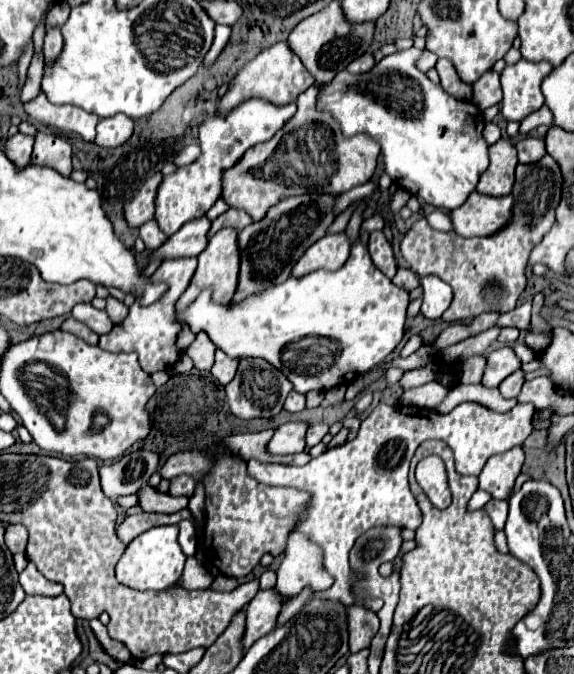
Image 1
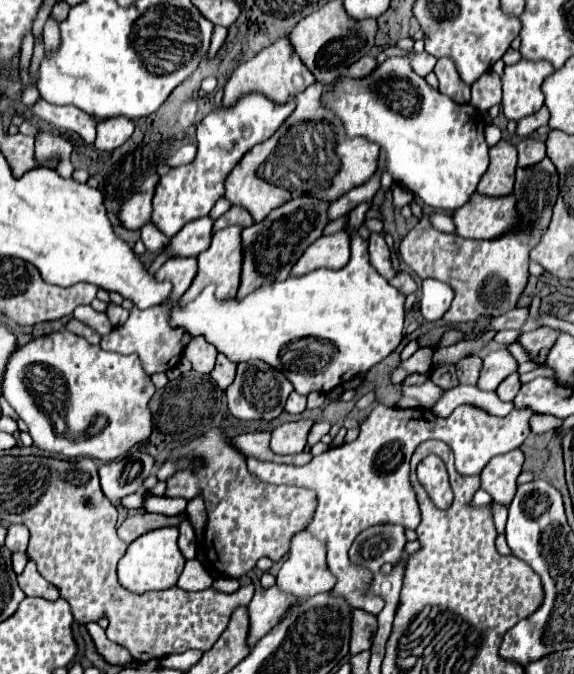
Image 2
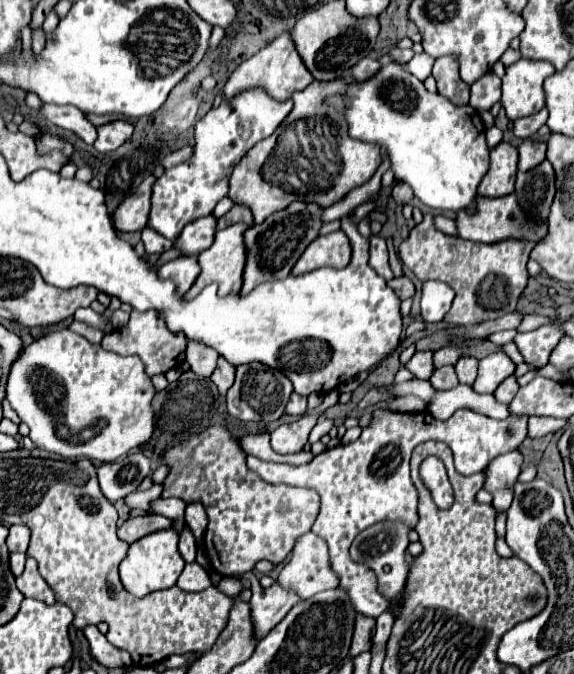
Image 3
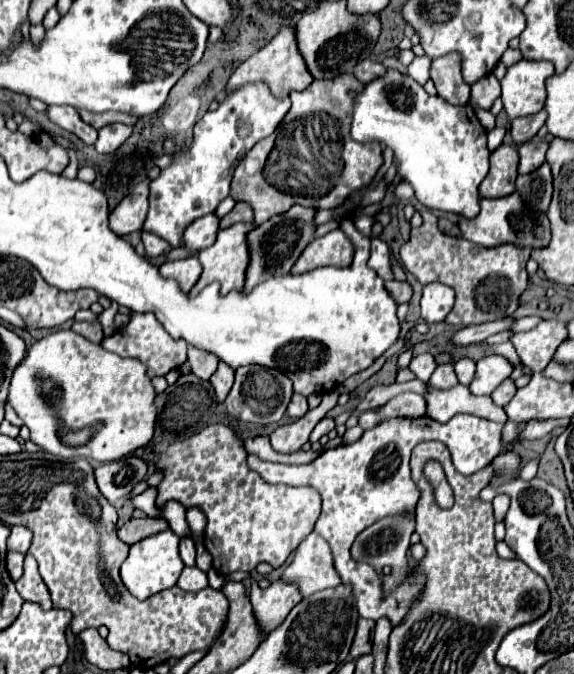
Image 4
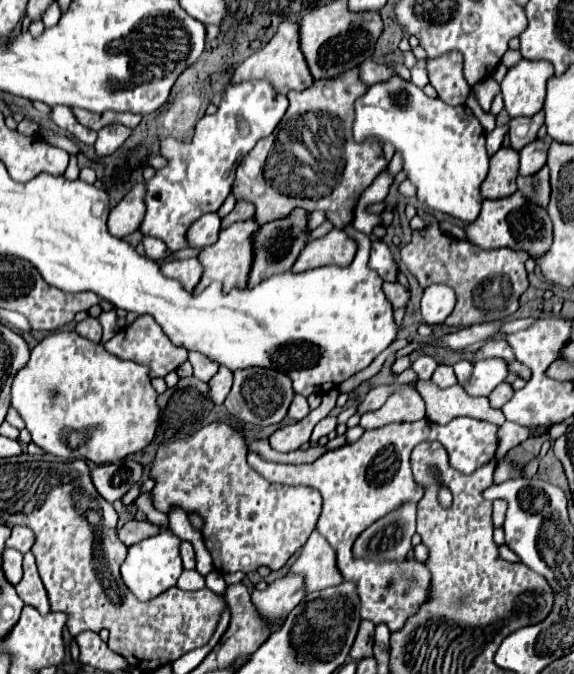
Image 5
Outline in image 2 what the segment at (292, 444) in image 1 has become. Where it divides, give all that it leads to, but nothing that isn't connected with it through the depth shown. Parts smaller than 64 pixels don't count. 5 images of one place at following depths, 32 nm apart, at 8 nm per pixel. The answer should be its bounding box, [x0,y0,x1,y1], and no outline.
[270,420,314,454]

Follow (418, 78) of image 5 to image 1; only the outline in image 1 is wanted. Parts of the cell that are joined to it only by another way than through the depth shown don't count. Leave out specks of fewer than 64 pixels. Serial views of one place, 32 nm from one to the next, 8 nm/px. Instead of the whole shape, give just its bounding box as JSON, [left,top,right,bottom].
[417,50,438,73]

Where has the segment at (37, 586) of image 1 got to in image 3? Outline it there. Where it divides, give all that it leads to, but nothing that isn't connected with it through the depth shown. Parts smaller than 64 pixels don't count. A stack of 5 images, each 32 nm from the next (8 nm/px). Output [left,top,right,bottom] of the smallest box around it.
[16,558,54,604]

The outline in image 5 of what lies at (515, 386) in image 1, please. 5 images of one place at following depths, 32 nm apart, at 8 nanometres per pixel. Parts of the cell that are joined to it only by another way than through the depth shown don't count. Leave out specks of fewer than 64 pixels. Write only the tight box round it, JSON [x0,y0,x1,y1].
[488,382,514,408]

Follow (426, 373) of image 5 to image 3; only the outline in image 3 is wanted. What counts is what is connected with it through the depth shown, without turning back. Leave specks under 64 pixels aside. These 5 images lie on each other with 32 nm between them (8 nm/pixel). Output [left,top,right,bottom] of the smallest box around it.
[406,352,434,380]

